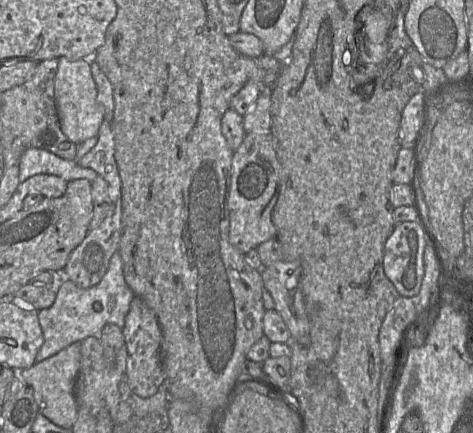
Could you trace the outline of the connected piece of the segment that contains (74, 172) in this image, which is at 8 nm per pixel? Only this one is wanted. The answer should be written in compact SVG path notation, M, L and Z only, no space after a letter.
M28 148L20 158L19 182L37 174L49 174L61 177L67 182L87 179L92 182L95 174L79 166L74 160L63 159L45 149Z

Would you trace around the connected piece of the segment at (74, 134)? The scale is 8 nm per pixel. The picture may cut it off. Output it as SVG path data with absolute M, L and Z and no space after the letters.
M58 59L54 94L58 120L63 134L74 144L81 144L98 135L104 120L103 107L97 102L97 87L91 72L91 59Z

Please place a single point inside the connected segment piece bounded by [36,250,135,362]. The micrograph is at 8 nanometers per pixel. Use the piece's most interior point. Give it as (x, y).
(77, 313)

